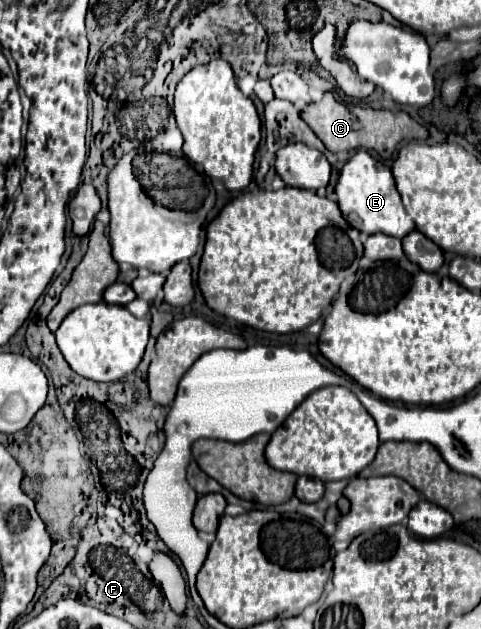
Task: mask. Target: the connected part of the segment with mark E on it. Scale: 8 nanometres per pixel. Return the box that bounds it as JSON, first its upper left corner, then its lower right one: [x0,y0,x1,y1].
[335,150,415,238]

